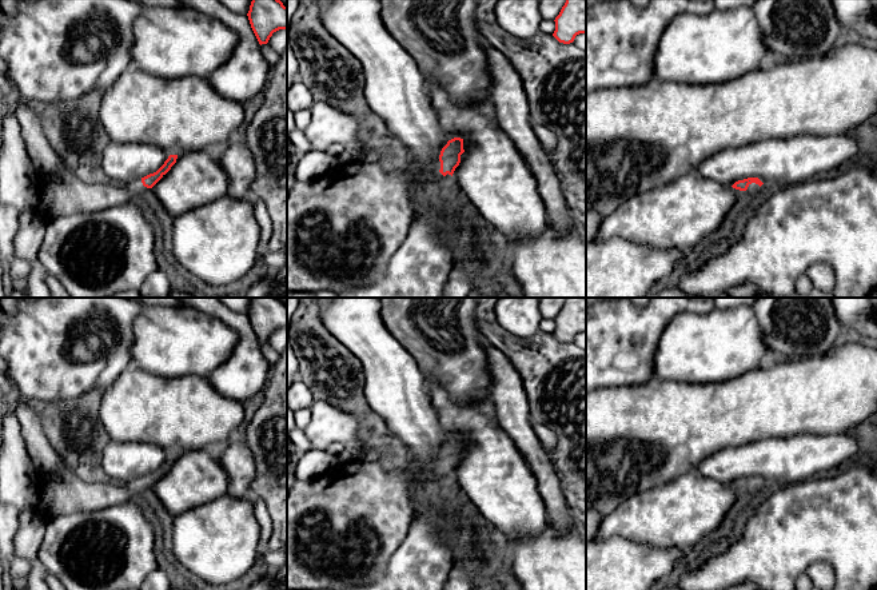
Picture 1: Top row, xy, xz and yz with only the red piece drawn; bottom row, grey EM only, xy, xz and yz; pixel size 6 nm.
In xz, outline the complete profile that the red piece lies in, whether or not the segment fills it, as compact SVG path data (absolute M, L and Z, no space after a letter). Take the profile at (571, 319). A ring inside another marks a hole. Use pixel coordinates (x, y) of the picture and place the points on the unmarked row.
M566 298L554 320L553 335L559 342L570 343L577 334L586 332L586 298Z

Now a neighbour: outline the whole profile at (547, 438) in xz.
M533 422L533 428L534 428L538 439L541 440L542 446L547 451L550 451L557 443L555 434L551 430L549 430L546 426L543 426L538 422Z

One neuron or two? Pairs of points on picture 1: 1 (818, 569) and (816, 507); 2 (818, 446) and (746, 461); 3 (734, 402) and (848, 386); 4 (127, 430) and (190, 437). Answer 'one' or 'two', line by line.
1: two
2: one
3: one
4: one

